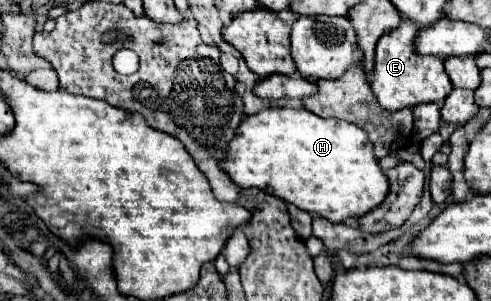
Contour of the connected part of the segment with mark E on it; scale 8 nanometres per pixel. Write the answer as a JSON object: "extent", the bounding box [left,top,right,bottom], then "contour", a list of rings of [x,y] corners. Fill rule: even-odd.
{"extent":[369,20,453,112],"contour":[[[403,20],[395,30],[383,34],[377,42],[375,66],[369,74],[369,82],[379,104],[391,112],[399,108],[413,108],[423,102],[443,102],[453,90],[453,84],[443,70],[443,60],[439,56],[425,56],[415,50],[417,34],[419,26],[411,20]]]}

